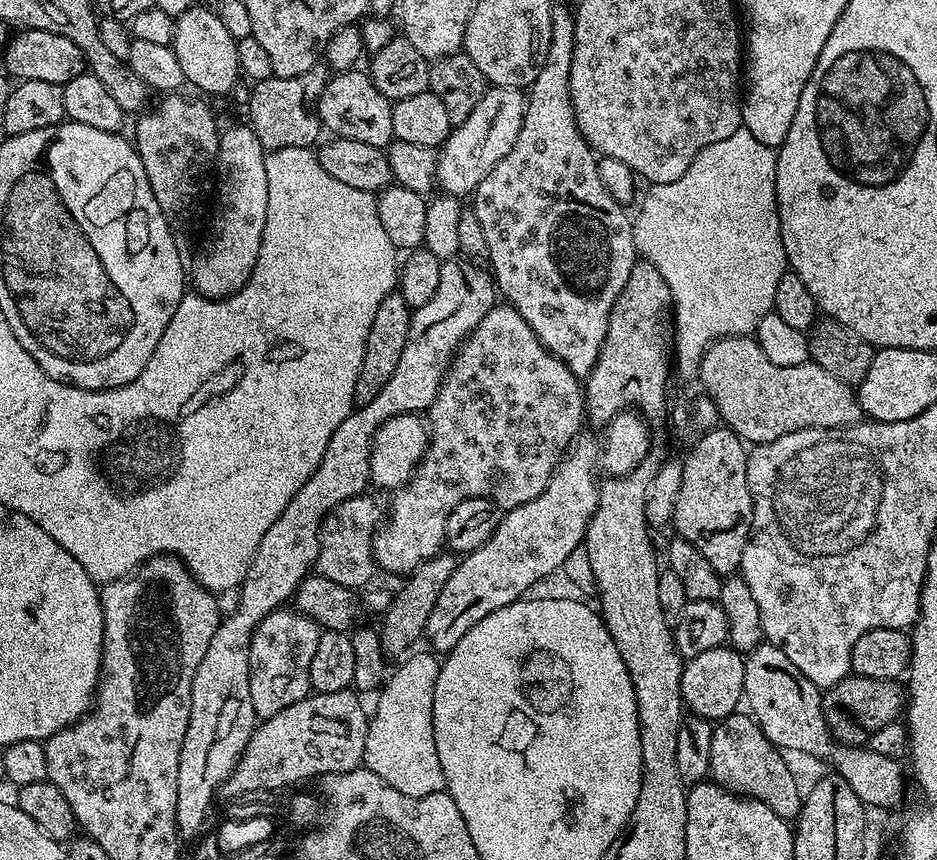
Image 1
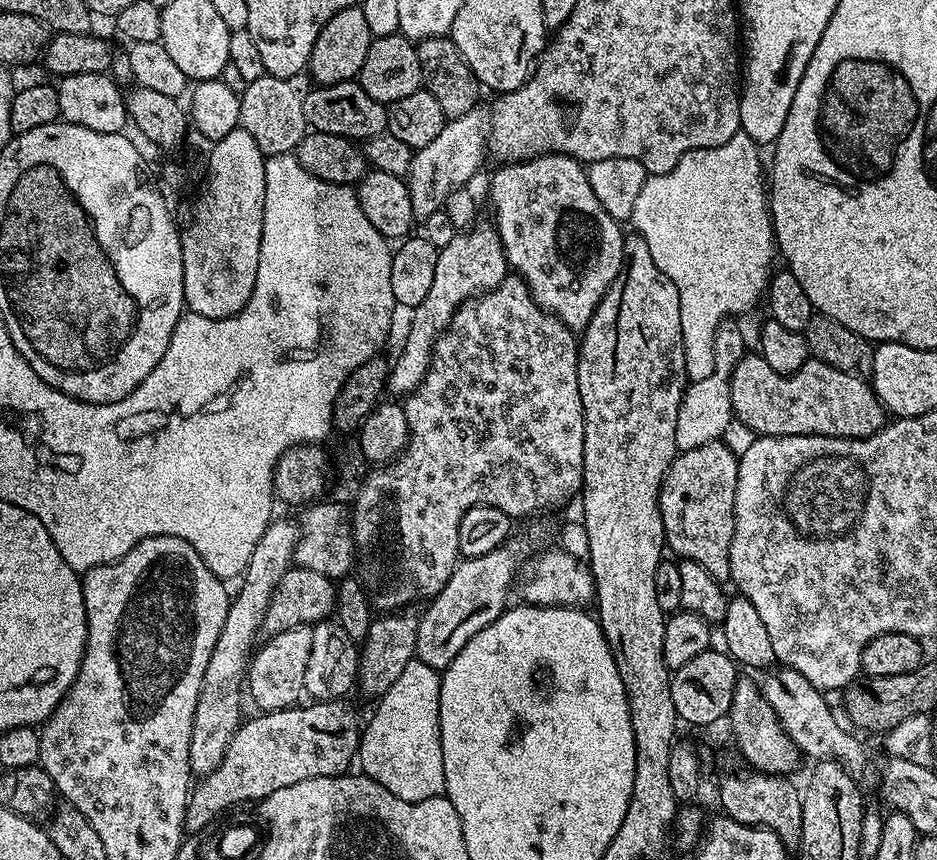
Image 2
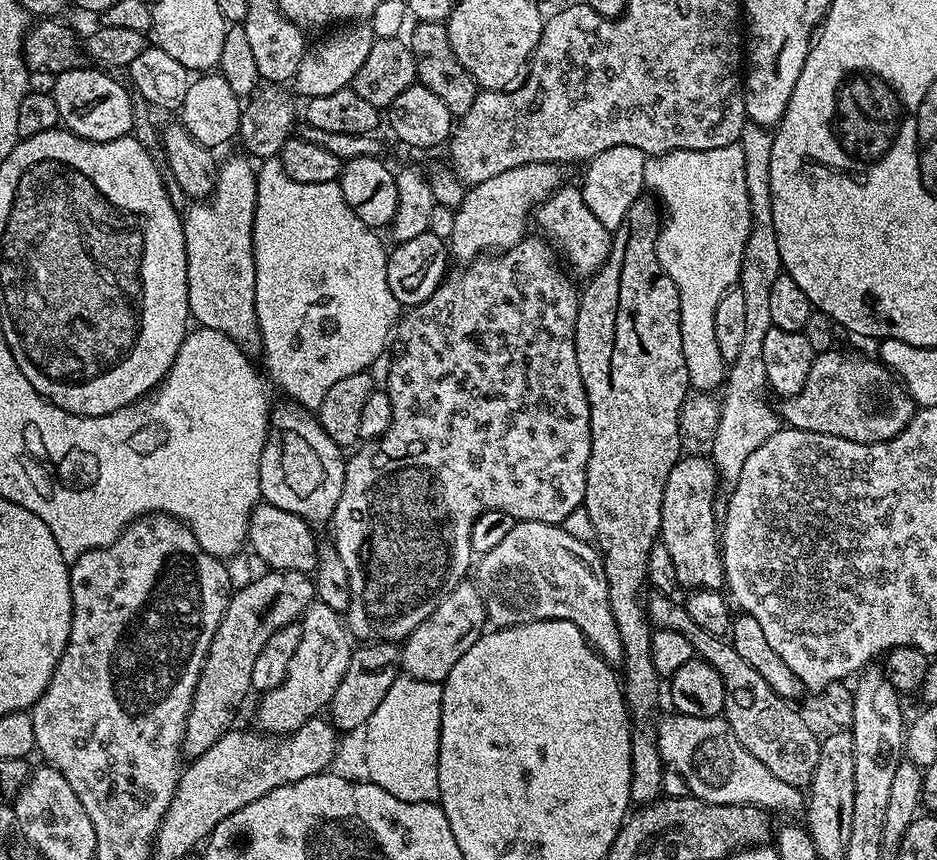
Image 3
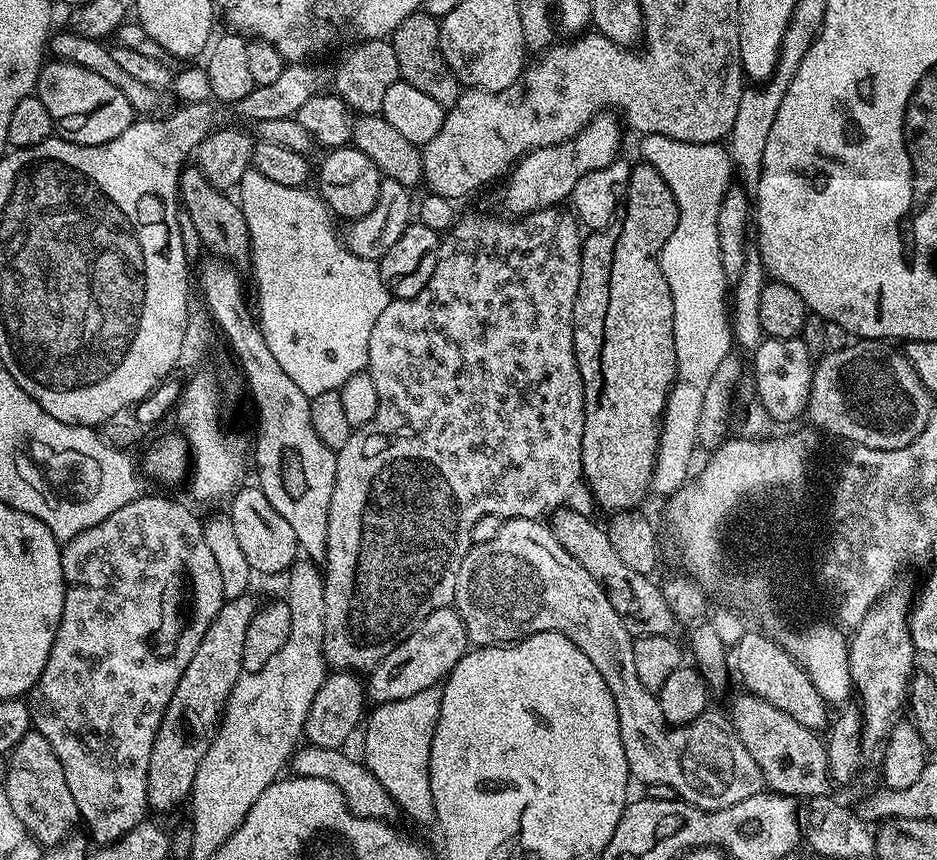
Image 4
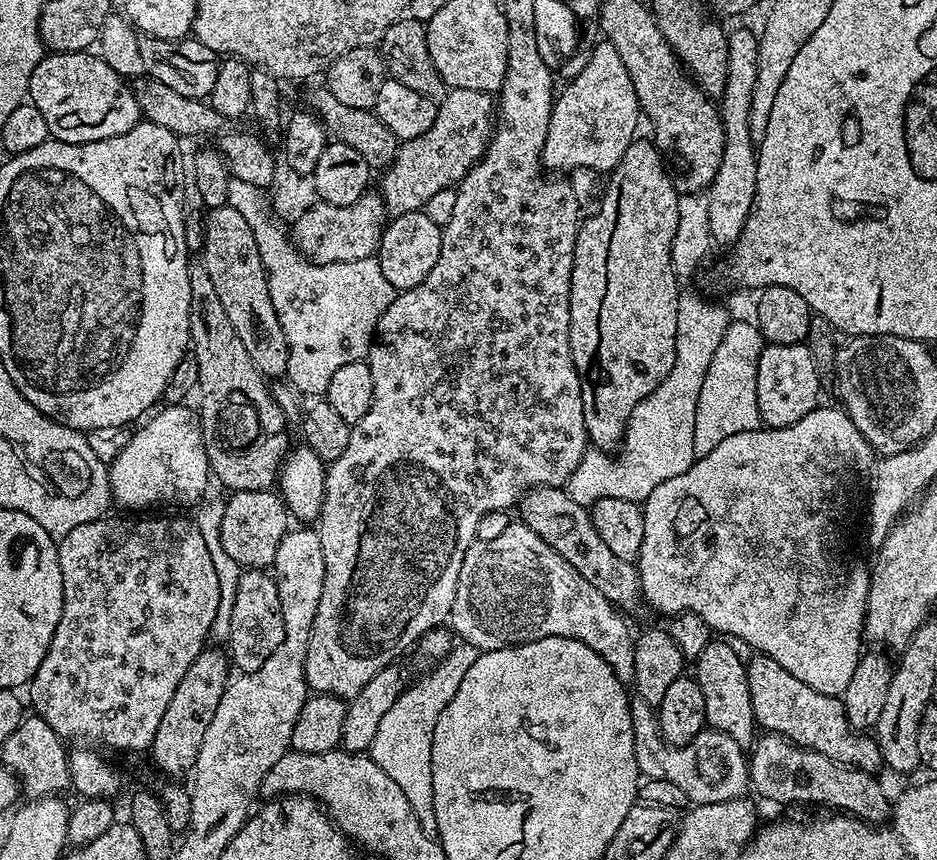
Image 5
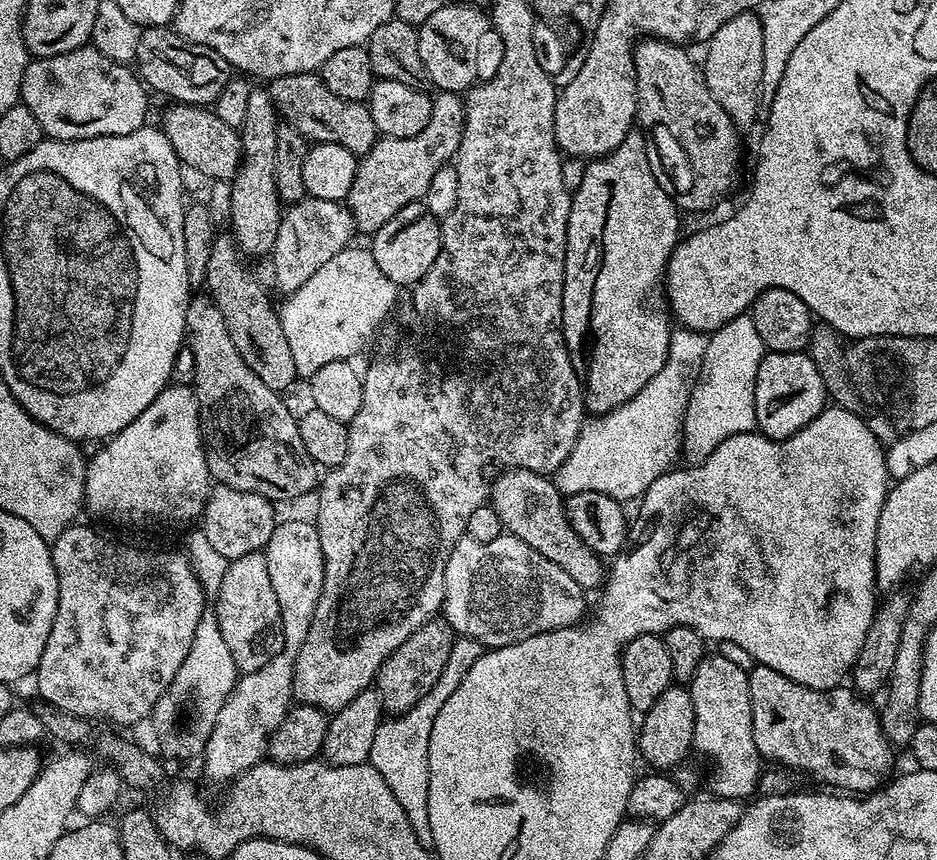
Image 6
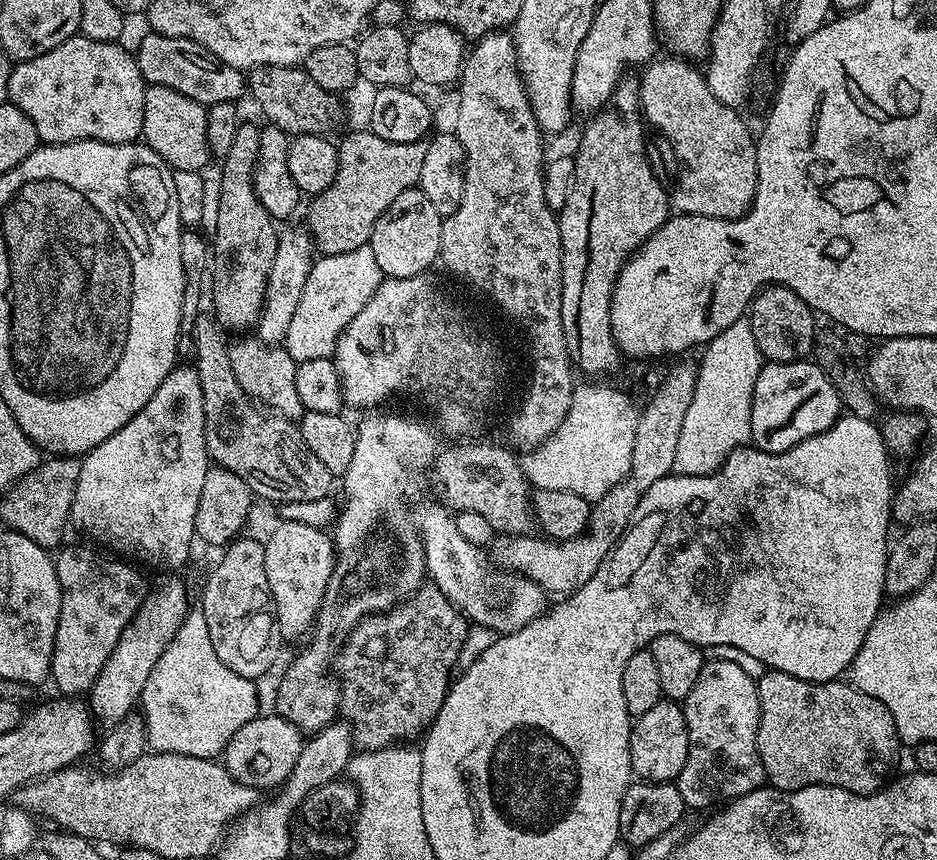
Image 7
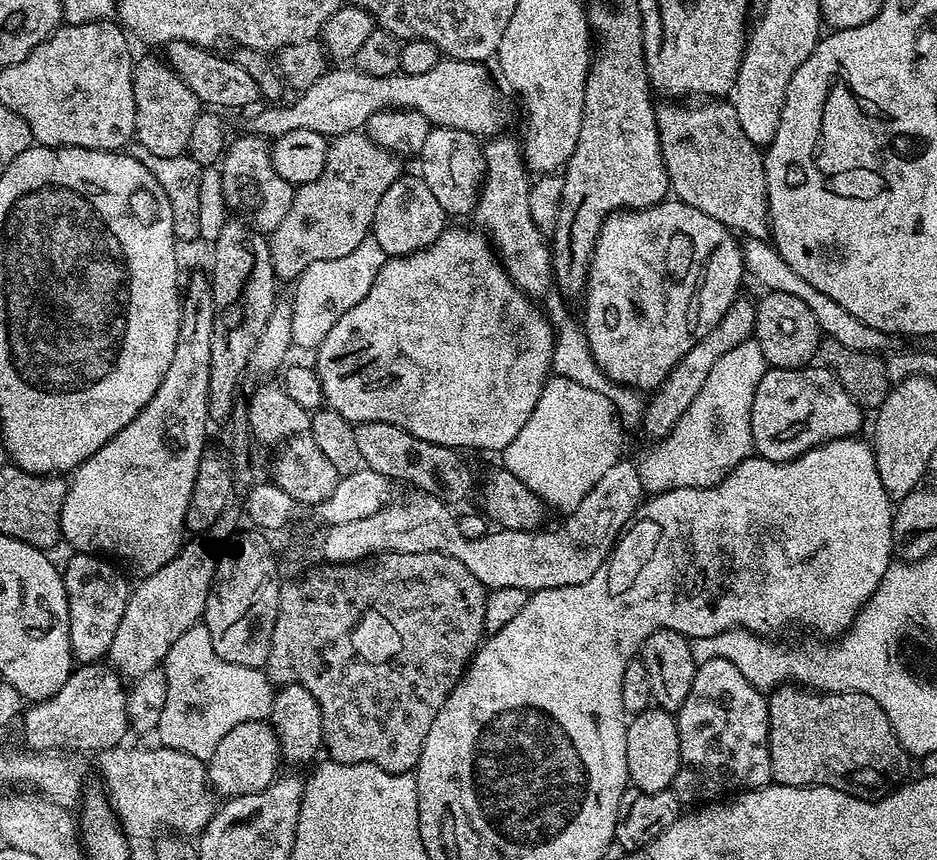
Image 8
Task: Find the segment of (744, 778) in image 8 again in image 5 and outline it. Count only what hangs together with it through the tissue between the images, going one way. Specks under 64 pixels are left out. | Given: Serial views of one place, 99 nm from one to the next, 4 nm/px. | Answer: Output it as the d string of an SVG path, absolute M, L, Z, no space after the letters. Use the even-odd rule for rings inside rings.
M724 638L709 639L702 654L694 661L694 678L702 692L704 707L704 723L711 731L721 732L741 746L753 743L752 731L757 731L758 725L754 718L754 706L750 702L750 686L748 685L748 670L745 661L734 654L731 643Z

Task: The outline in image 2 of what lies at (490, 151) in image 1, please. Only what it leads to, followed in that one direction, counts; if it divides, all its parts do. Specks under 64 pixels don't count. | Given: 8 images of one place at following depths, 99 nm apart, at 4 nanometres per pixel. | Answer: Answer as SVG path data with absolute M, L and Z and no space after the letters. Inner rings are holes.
M477 106L466 114L462 114L462 118L448 120L445 123L442 134L438 134L438 138L434 138L434 142L415 149L412 157L412 170L406 177L406 183L412 195L412 205L414 206L417 221L431 221L433 214L443 209L446 198L450 198L450 194L455 188L463 188L473 183L471 180L475 178L476 171L480 168L480 163L483 162L484 156L486 157L486 134L491 133L491 130L491 107Z

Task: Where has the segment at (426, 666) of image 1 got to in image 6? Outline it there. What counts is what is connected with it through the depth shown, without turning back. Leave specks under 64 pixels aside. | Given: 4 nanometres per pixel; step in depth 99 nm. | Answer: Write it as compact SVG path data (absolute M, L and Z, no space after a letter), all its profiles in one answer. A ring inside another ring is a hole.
M468 636L453 639L450 658L446 658L446 666L438 682L430 686L430 690L410 710L397 715L395 718L385 719L374 734L374 746L370 746L368 763L382 774L386 786L394 792L394 798L406 810L406 818L410 818L410 826L422 841L431 841L432 835L428 829L428 795L430 794L430 770L428 769L428 751L430 750L430 730L434 730L434 718L442 711L443 704L450 699L450 694L458 690L462 678L470 674L470 666L478 662L486 649L484 645L472 640Z

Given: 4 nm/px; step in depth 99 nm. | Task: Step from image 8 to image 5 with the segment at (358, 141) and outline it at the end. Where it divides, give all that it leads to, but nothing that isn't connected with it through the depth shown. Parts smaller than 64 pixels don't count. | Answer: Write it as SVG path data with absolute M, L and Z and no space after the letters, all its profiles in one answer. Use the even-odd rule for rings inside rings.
M448 88L443 100L439 101L434 126L430 126L426 134L418 134L418 138L403 141L396 149L396 156L379 173L380 192L378 191L378 196L382 201L383 211L385 208L389 217L401 216L407 212L419 212L426 206L426 202L430 202L433 194L438 194L438 190L446 190L459 185L460 179L484 156L484 151L488 149L488 141L492 139L493 127L494 100L489 93Z

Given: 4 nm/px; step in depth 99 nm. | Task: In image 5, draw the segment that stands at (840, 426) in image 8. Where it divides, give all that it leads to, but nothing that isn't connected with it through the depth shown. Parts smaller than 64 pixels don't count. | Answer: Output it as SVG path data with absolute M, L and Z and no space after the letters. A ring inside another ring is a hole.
M807 343L803 344L768 344L758 358L758 410L760 419L769 428L785 428L810 414L818 406L822 377L816 370L816 363L810 354Z

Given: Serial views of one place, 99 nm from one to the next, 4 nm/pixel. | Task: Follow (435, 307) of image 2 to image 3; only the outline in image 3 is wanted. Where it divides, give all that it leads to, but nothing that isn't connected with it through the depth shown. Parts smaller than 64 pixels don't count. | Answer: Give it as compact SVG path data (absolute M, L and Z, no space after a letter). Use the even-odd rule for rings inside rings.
M534 162L494 174L486 182L471 185L465 191L460 207L455 209L454 230L450 237L450 252L460 262L471 262L481 254L512 248L524 239L524 222L533 215L536 205L541 204L561 187L561 165L550 162Z

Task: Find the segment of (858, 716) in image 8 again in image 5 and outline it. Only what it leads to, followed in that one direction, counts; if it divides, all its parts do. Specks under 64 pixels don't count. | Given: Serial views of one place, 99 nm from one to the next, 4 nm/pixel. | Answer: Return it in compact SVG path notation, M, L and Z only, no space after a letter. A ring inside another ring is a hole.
M753 655L746 667L754 718L765 733L776 733L792 745L816 751L858 771L875 773L876 767L881 767L880 747L871 735L853 732L841 697L827 696L814 690L814 686L806 686L806 682L798 682L790 670L782 670L769 656Z

